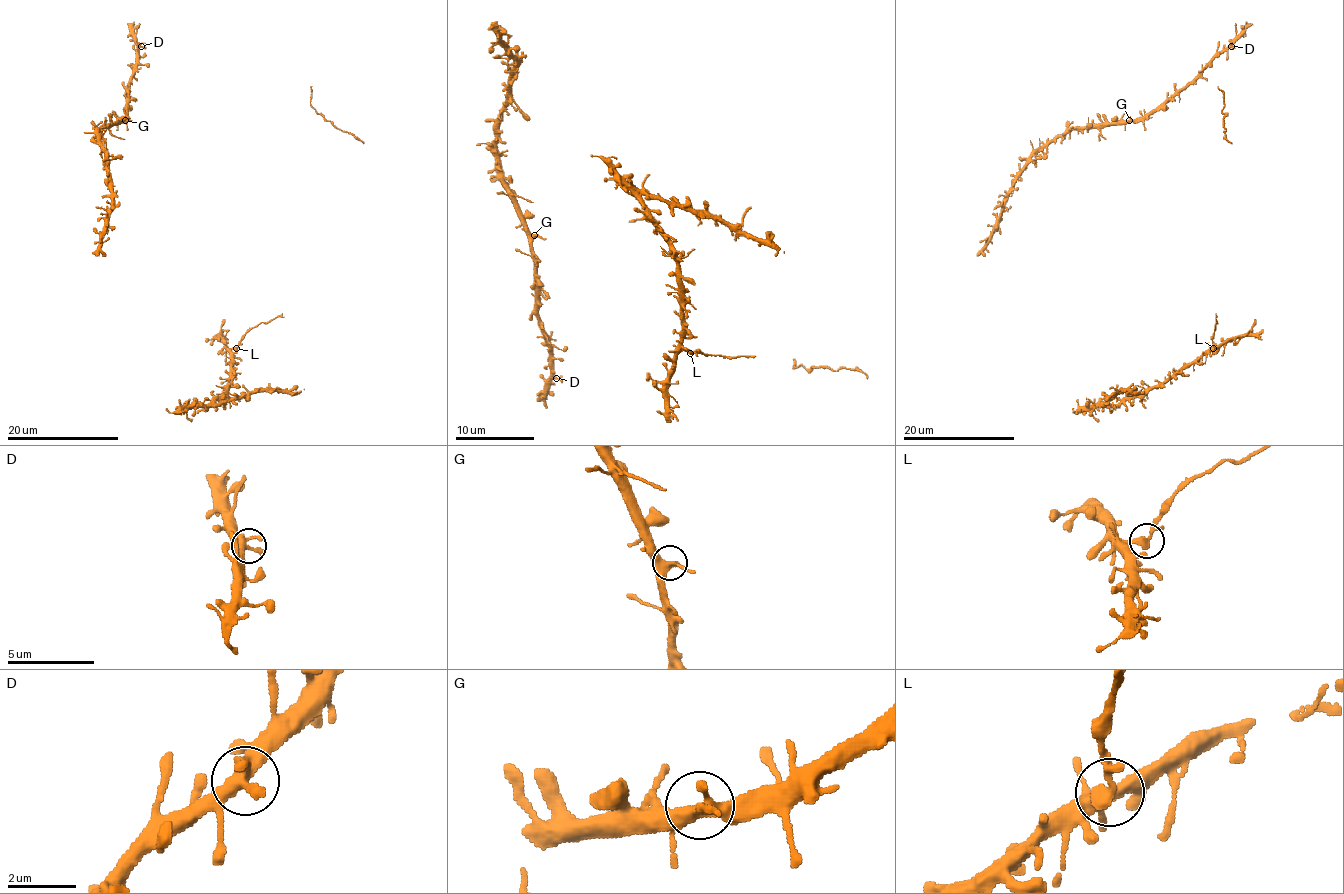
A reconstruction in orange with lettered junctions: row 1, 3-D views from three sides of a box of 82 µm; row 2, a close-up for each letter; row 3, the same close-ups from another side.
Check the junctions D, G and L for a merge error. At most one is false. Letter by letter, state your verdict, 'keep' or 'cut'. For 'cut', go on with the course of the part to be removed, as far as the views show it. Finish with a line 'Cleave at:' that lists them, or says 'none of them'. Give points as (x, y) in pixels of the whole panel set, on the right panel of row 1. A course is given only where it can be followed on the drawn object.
D: keep
G: keep
L: cut; course (1213, 348), (1216, 317)
Cleave at: L

